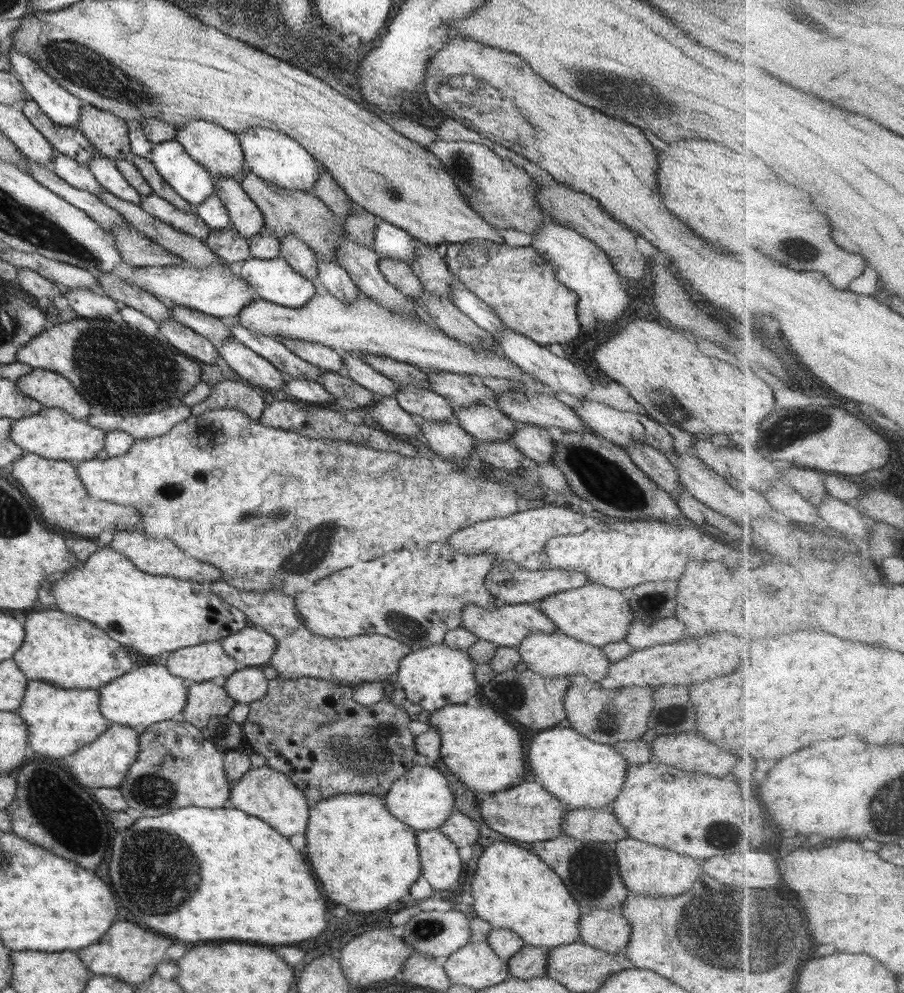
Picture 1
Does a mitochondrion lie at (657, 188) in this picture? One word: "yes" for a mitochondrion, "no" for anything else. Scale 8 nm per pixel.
no

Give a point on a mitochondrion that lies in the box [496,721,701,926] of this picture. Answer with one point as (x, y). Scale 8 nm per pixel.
(589, 872)

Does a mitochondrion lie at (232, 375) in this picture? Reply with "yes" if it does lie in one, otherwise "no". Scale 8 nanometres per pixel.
no

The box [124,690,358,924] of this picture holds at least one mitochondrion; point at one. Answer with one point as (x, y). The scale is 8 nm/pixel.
(164, 869)

